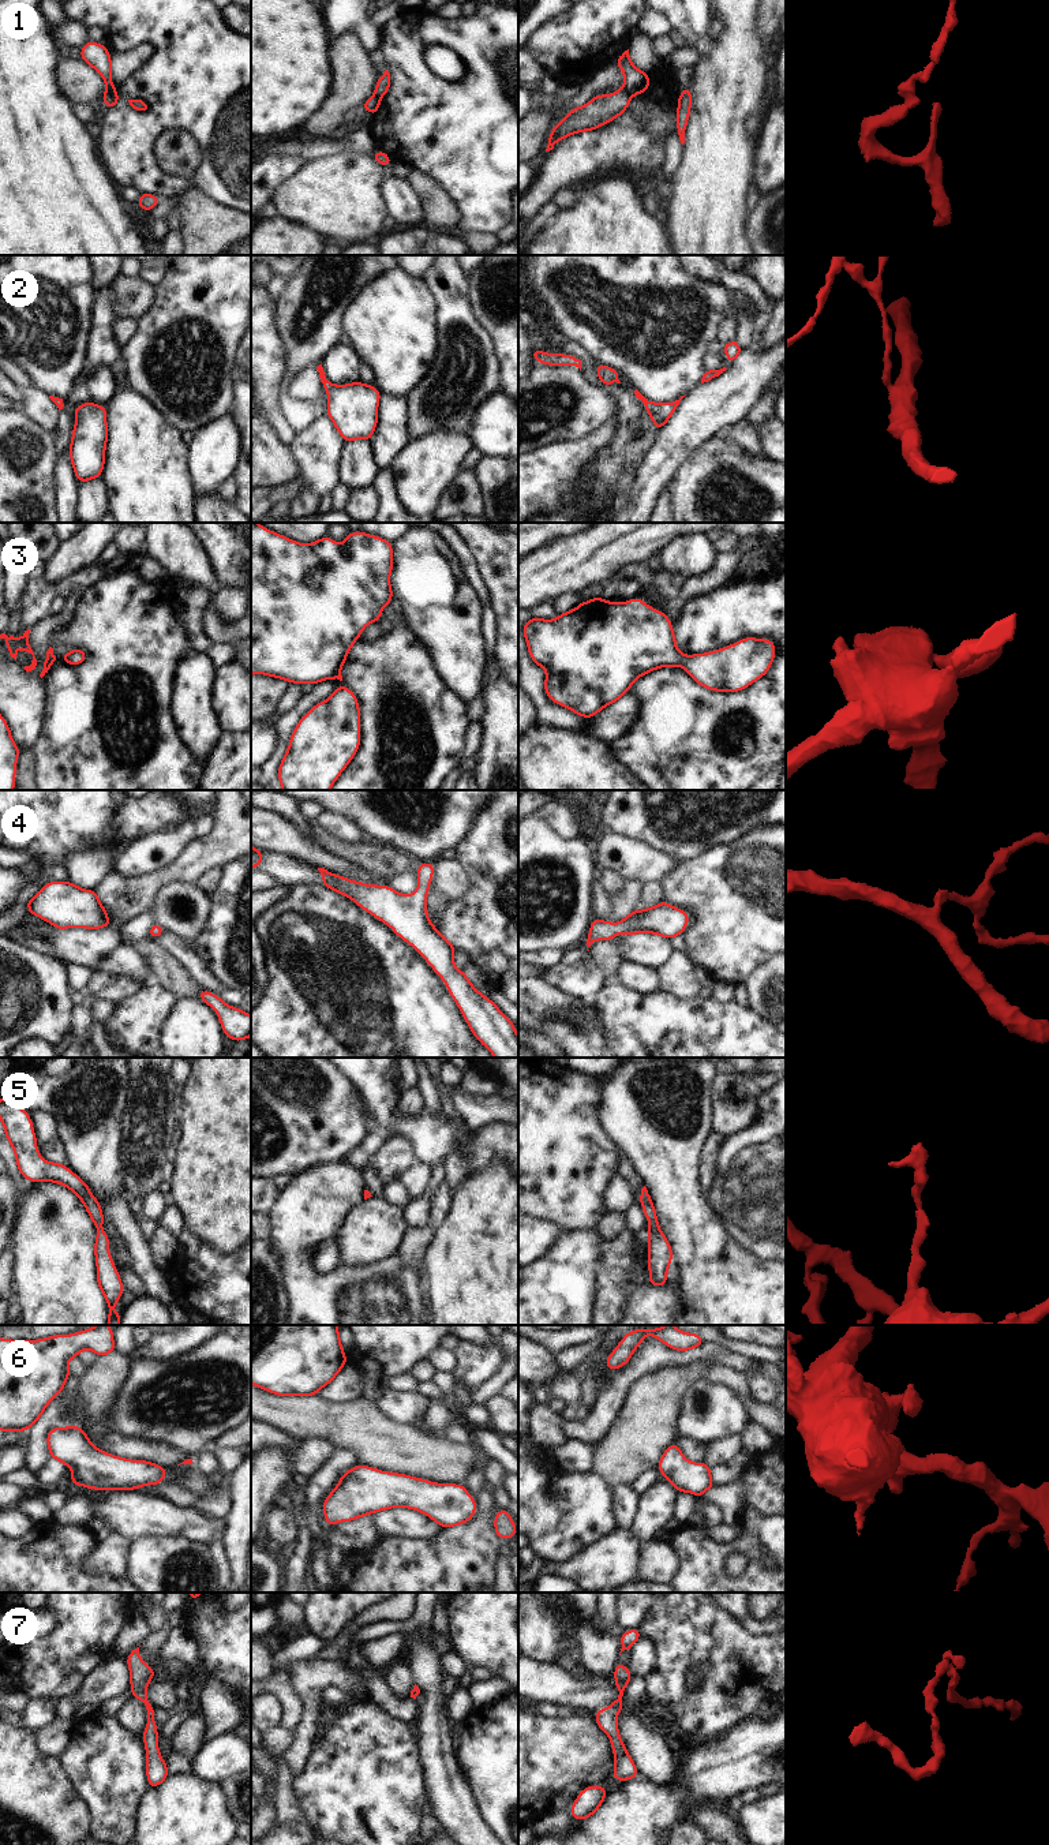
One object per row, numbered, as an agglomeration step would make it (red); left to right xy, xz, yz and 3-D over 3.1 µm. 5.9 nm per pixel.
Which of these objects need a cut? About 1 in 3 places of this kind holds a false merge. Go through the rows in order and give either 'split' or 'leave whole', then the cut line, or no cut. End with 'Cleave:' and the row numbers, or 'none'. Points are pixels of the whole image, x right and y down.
1: split | xy (113, 85), (105, 93)
2: leave whole | no cut
3: leave whole | no cut
4: leave whole | no cut
5: leave whole | no cut
6: leave whole | no cut
7: leave whole | no cut
Cleave: 1

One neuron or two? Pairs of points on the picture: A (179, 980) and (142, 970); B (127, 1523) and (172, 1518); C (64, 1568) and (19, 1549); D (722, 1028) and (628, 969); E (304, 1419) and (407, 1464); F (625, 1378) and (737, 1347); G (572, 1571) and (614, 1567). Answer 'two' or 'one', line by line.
A: two
B: one
C: one
D: two
E: one
F: two
G: one

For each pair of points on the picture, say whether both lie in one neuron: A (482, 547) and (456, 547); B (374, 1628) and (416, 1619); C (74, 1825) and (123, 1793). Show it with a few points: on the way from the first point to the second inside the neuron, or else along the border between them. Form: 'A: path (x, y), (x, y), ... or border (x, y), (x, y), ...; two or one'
A: border (460, 536), (471, 553), (480, 577); two
B: path (385, 1628), (405, 1627); one
C: border (74, 1787), (90, 1807), (92, 1830); two

